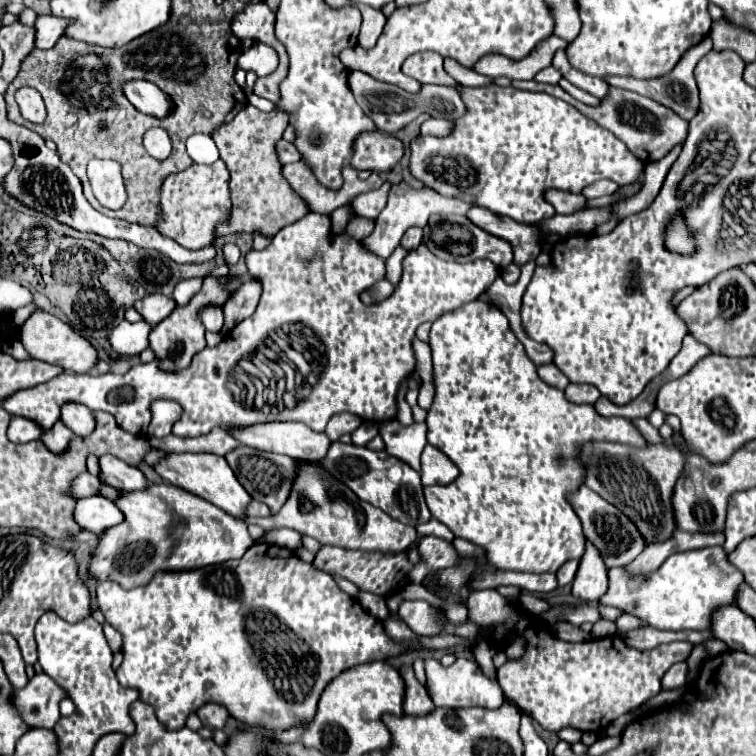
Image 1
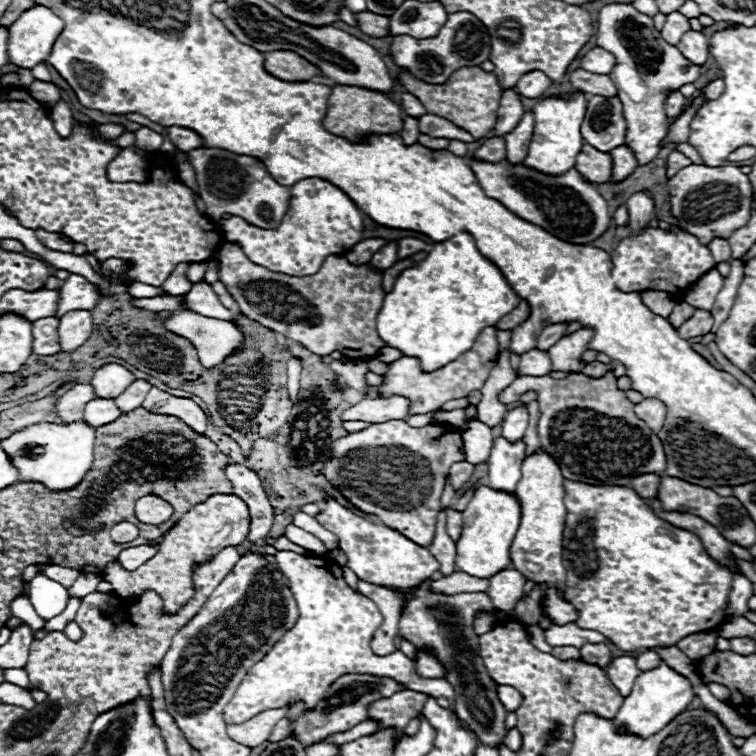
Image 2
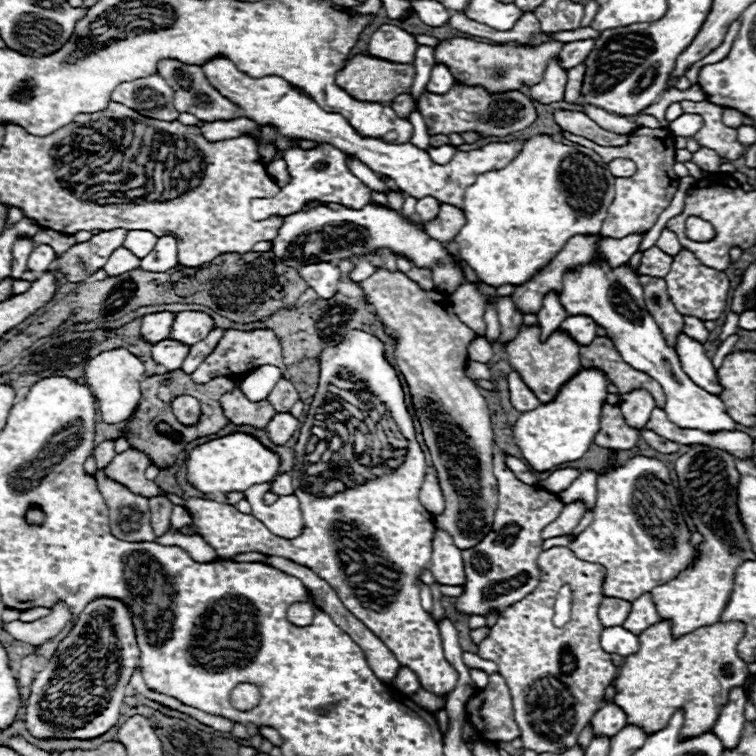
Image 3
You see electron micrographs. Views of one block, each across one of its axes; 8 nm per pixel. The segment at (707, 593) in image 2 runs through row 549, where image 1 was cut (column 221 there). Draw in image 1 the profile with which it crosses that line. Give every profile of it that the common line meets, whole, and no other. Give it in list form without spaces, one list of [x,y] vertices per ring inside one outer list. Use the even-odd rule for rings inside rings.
[[[254,544],[252,548],[246,550],[246,554],[240,560],[228,560],[224,564],[214,564],[208,568],[196,568],[196,570],[188,570],[188,572],[186,570],[180,570],[180,572],[158,570],[148,584],[136,586],[132,590],[124,590],[116,582],[98,582],[98,606],[100,606],[102,614],[106,616],[106,620],[124,636],[124,662],[116,670],[118,682],[122,686],[136,688],[140,692],[140,700],[150,704],[156,710],[158,722],[168,730],[182,730],[186,726],[188,714],[196,712],[204,702],[222,704],[240,722],[250,724],[250,726],[264,726],[266,730],[272,730],[272,732],[286,730],[286,728],[294,726],[296,722],[310,722],[316,714],[316,704],[318,704],[322,690],[334,676],[338,676],[340,672],[344,672],[352,666],[364,664],[364,662],[374,662],[374,660],[384,660],[384,658],[396,656],[408,648],[408,646],[390,642],[384,632],[382,620],[374,618],[366,608],[362,608],[362,604],[356,598],[346,594],[332,580],[330,574],[316,570],[312,564],[306,564],[292,550],[280,548],[274,544]]]

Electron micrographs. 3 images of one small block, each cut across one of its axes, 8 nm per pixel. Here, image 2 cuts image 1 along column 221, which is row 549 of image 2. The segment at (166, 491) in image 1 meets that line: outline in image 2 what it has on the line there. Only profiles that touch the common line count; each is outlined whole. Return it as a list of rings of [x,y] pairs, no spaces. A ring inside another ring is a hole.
[[[542,450],[528,456],[522,464],[522,478],[516,488],[516,498],[520,504],[520,526],[510,546],[510,560],[512,568],[518,568],[526,580],[536,584],[546,584],[546,594],[542,600],[544,614],[552,620],[552,624],[568,624],[578,618],[578,610],[562,600],[560,588],[566,584],[566,572],[562,564],[562,532],[564,532],[564,490],[562,490],[564,476],[558,464]],[[528,562],[536,566],[536,570],[528,570]]]

